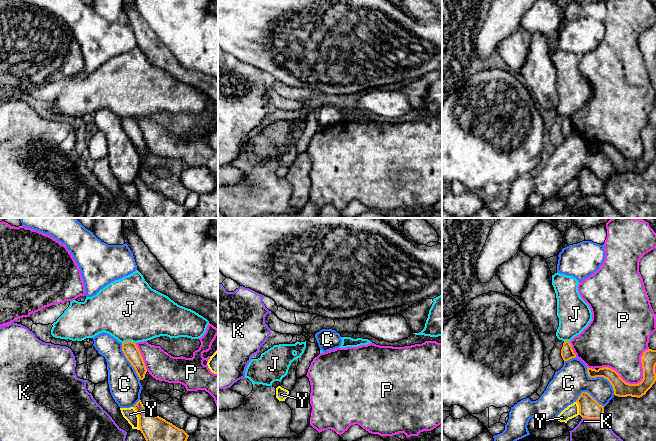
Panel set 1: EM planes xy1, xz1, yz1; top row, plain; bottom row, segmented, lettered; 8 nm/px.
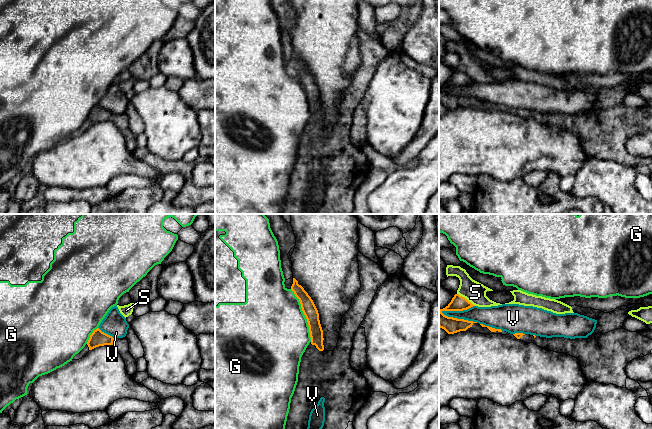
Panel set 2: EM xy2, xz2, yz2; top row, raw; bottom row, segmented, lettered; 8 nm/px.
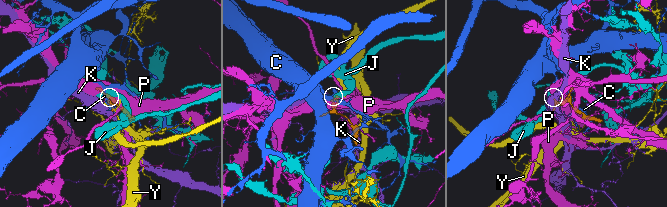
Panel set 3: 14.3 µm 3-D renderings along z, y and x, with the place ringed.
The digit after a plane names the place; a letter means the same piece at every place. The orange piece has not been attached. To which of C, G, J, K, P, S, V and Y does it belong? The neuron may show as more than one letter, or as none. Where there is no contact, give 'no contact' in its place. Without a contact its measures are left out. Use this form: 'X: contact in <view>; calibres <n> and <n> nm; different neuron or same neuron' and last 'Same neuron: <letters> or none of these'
C: contact in yz1; calibres 130 and 260 nm; different neuron
G: contact in xz2; calibres 120 and 500 nm; different neuron
J: contact in xy1; calibres 120 and 500 nm; different neuron
K: contact in yz1; calibres 170 and 180 nm; different neuron
P: contact in yz1; calibres 130 and 280 nm; different neuron
S: contact in yz2; calibres 130 and 170 nm; different neuron
V: contact in yz2; calibres 130 and 160 nm; different neuron
Y: contact in xy1; calibres 200 and 110 nm; different neuron
Same neuron: none of these

